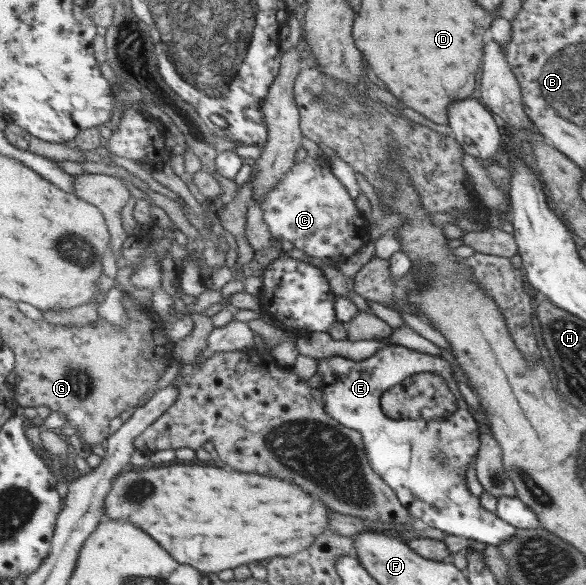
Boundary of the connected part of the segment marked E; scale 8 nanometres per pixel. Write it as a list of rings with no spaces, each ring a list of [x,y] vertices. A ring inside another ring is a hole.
[[[391,344],[381,348],[377,355],[372,358],[355,361],[353,357],[333,356],[317,360],[321,382],[319,386],[325,393],[325,410],[333,415],[334,419],[351,429],[359,431],[364,438],[364,446],[368,454],[369,462],[377,471],[377,474],[384,478],[390,487],[396,492],[403,506],[408,507],[413,516],[420,518],[424,523],[433,528],[445,531],[449,535],[464,537],[467,541],[479,541],[485,545],[501,546],[505,542],[515,537],[519,529],[502,519],[495,512],[489,512],[481,506],[479,498],[469,492],[465,482],[465,472],[469,464],[477,462],[477,454],[481,450],[481,426],[477,422],[473,412],[469,410],[469,404],[465,402],[463,394],[459,392],[457,380],[453,379],[453,371],[449,362],[441,357],[421,354],[406,348],[405,346]],[[431,372],[439,374],[448,382],[452,383],[457,398],[459,409],[448,415],[441,416],[439,420],[427,420],[418,418],[417,420],[393,420],[386,416],[381,408],[381,397],[385,391],[403,382],[407,377]]]

